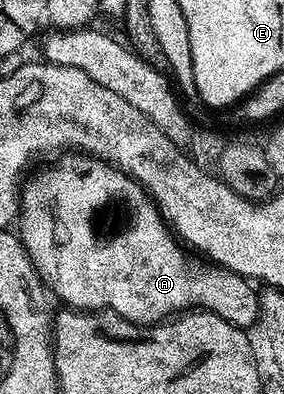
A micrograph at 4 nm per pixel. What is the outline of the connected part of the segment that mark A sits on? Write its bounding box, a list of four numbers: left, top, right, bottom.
[19,154,260,329]

